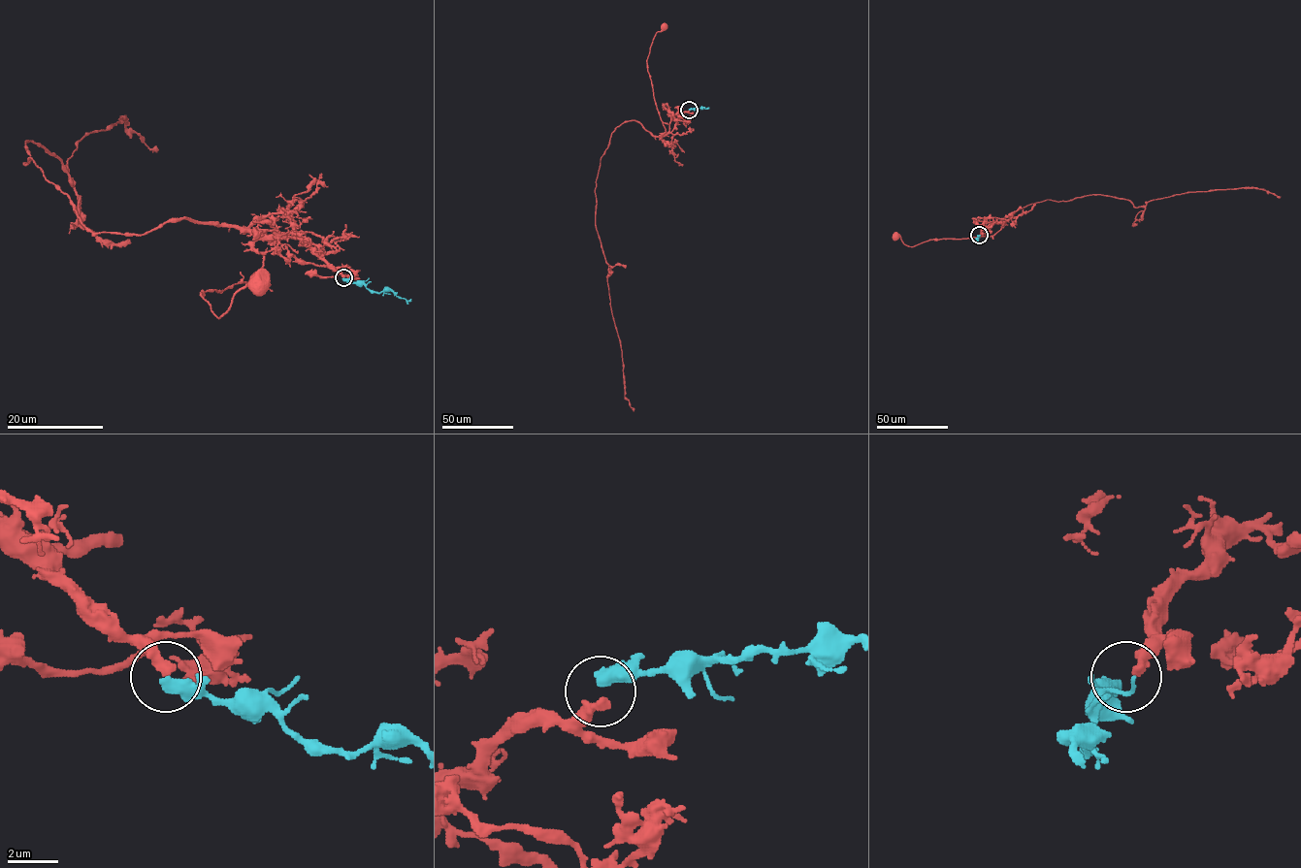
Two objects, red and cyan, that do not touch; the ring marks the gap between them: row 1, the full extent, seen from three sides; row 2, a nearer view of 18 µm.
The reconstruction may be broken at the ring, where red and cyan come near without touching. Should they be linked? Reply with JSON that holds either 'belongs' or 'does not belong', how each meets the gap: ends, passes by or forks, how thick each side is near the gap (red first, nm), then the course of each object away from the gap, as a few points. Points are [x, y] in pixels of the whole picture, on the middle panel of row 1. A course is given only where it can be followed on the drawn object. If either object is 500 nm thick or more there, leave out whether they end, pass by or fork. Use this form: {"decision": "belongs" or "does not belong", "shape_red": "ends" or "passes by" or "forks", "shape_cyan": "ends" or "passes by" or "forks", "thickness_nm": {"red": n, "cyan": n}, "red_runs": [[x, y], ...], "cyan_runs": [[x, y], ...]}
{"decision": "belongs", "thickness_nm": {"red": 400, "cyan": 500}, "red_runs": [[689, 111], [680, 116], [670, 132], [663, 135], [666, 129], [654, 96], [647, 59], [655, 34], [664, 27]], "cyan_runs": [[689, 110], [708, 107]]}

